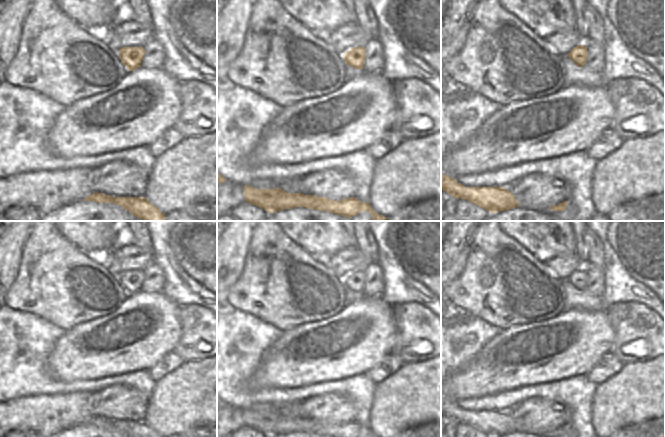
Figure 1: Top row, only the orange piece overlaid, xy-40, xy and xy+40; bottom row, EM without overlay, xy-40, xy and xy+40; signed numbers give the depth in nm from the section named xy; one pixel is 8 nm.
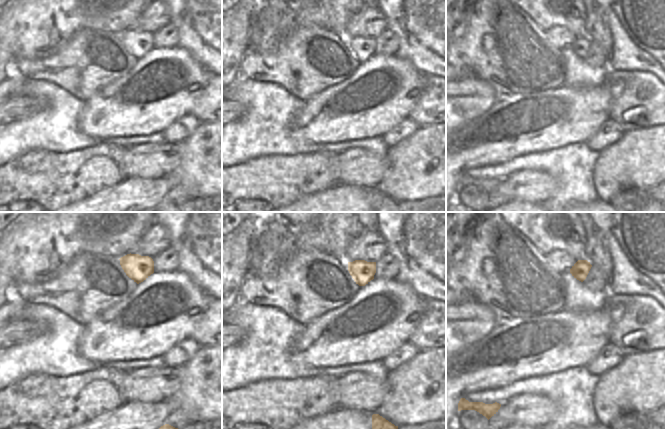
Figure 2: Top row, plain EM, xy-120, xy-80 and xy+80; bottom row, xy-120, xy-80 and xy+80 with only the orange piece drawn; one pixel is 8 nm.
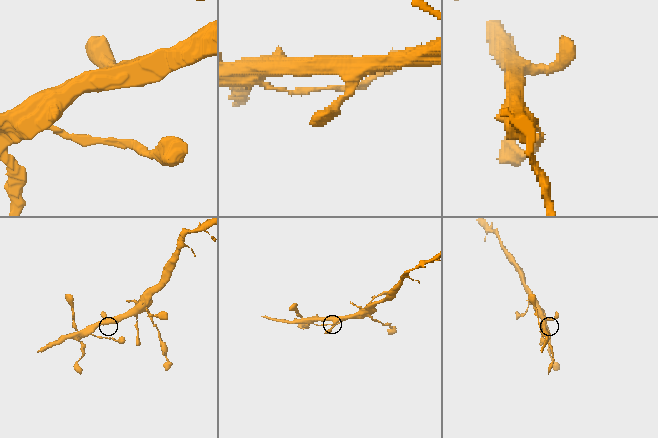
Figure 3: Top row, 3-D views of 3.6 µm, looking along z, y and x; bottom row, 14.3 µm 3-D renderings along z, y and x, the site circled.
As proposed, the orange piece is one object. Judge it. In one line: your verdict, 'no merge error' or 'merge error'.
no merge error

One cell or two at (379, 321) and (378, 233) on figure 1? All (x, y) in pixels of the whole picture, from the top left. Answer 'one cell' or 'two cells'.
two cells

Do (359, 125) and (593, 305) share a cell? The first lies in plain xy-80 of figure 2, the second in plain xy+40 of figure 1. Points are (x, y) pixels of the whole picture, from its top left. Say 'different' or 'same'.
different

